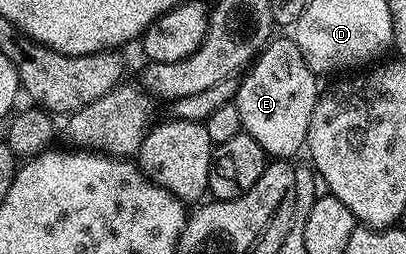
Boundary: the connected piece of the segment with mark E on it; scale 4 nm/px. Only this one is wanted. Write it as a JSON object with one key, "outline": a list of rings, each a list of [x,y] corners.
{"outline":[[[272,37],[242,75],[233,99],[237,112],[241,112],[242,133],[257,140],[272,159],[294,159],[294,154],[307,144],[309,120],[321,93],[319,82],[305,64],[305,56],[301,56],[294,37]]]}

